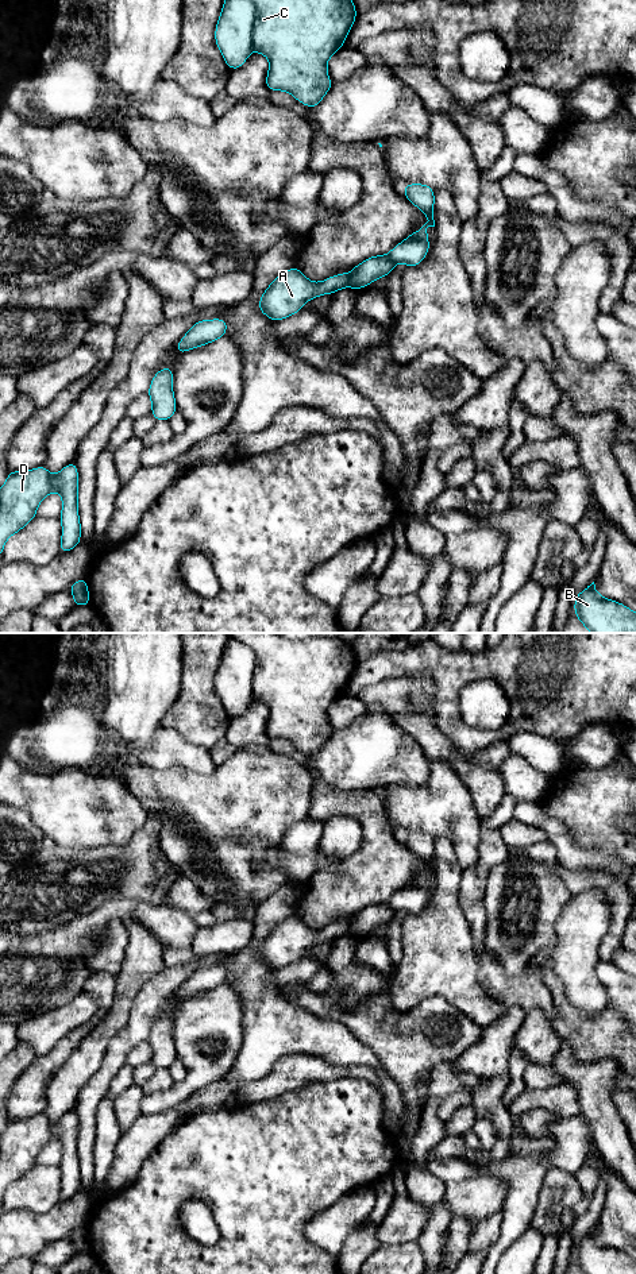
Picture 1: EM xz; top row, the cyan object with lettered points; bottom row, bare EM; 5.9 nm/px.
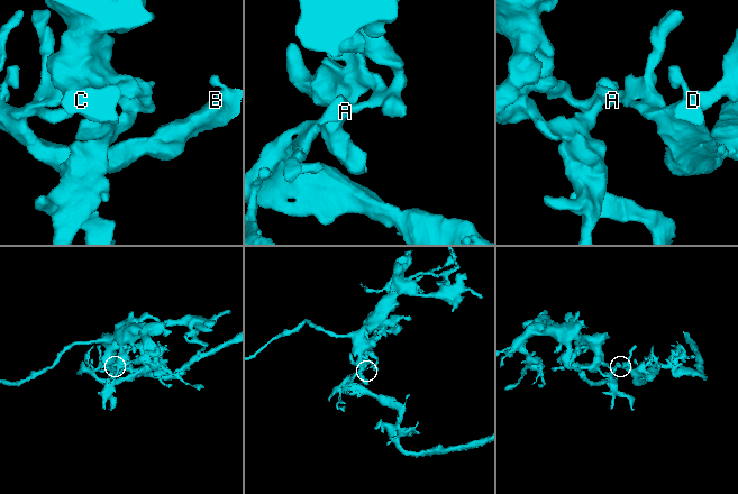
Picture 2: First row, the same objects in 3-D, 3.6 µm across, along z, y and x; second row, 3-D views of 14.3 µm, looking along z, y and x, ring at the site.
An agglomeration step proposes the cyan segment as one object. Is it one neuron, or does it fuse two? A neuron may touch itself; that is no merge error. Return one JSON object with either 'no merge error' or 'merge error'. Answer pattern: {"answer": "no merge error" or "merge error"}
{"answer": "merge error"}

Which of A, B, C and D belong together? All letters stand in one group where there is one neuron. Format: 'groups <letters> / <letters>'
groups A B D / C

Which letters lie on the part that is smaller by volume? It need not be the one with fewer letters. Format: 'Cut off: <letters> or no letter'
Cut off: A, B, D

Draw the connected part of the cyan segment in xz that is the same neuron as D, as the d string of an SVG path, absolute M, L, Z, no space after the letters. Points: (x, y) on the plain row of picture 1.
M76 1108L57 1123L45 1113L28 1119L9 1119L0 1135L0 1205L7 1188L36 1165L39 1151L53 1139L62 1146L59 1200L68 1201L81 1192L78 1163L78 1117Z

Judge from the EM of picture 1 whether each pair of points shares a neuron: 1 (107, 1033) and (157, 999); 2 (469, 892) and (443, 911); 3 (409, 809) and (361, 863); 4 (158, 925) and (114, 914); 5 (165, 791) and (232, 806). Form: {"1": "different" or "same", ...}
{"1": "different", "2": "different", "3": "different", "4": "same", "5": "same"}

